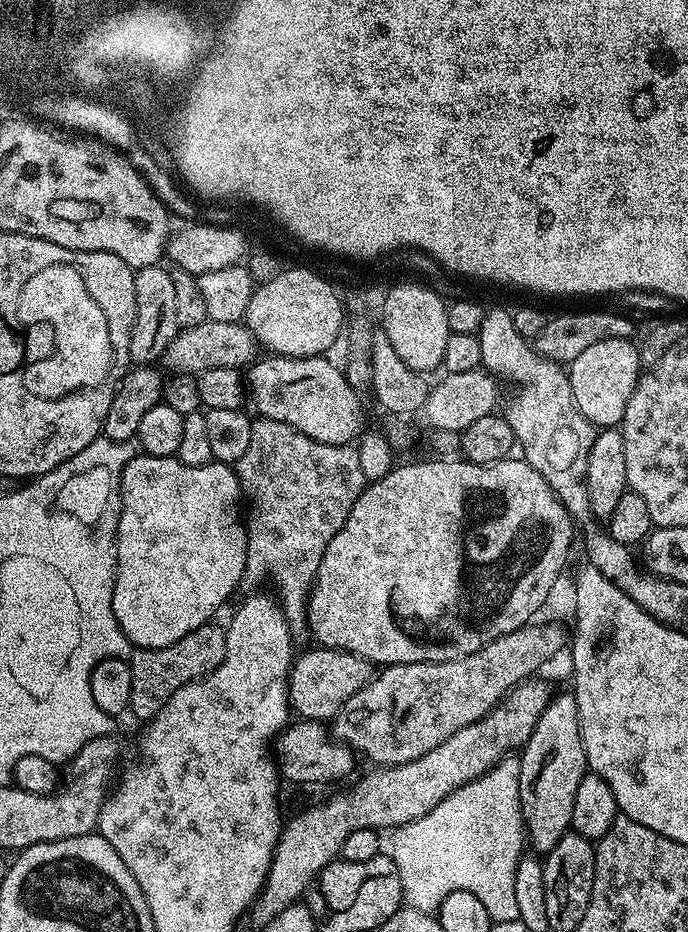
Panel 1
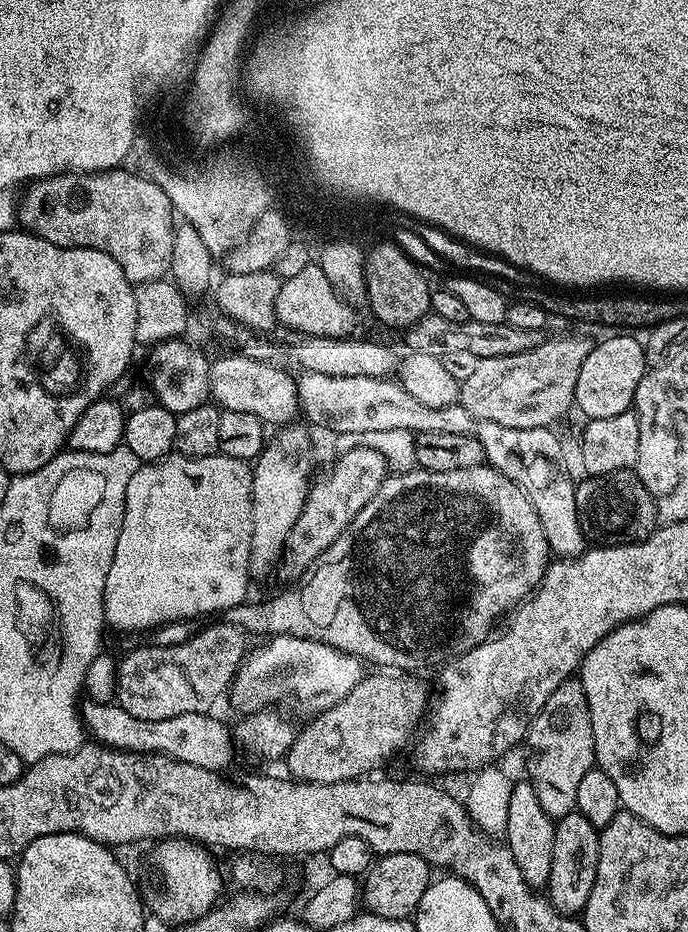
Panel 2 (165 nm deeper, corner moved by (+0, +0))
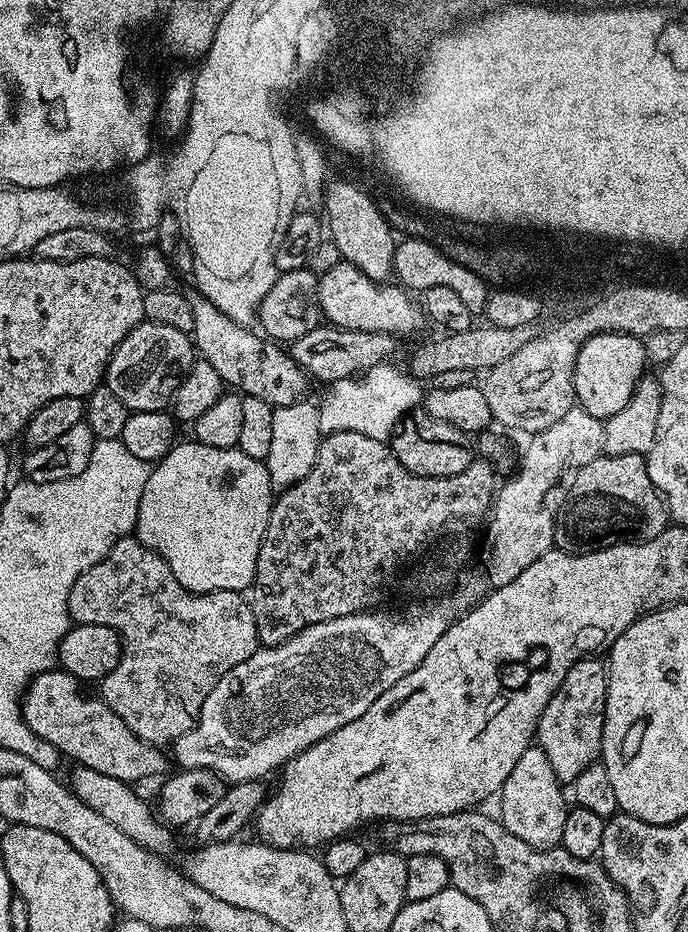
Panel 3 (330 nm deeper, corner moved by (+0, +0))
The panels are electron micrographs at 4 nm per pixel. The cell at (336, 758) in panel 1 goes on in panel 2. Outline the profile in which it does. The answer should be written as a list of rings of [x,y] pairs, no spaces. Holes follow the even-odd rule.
[[[88,700],[85,704],[83,701],[79,710],[87,735],[105,748],[117,748],[119,752],[150,752],[158,756],[168,756],[178,762],[190,762],[190,766],[227,769],[232,740],[234,744],[234,732],[222,721],[215,720],[215,715],[195,712],[178,714],[178,718],[147,720],[134,718],[134,714],[126,714],[126,710],[122,710],[115,702],[103,704],[100,700]]]

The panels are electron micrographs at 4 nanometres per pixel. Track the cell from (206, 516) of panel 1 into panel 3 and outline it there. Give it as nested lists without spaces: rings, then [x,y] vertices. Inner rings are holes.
[[[188,438],[188,441],[177,442],[172,445],[171,450],[163,458],[155,461],[150,478],[146,480],[146,490],[142,492],[142,502],[138,506],[138,518],[134,535],[141,540],[150,550],[154,550],[170,566],[174,578],[182,582],[182,586],[191,592],[238,592],[243,593],[251,589],[256,577],[256,567],[258,566],[258,550],[262,546],[262,538],[266,534],[266,526],[270,522],[270,510],[274,499],[274,485],[268,465],[258,458],[250,458],[250,454],[242,454],[240,448],[219,448],[218,446],[206,446],[197,444],[195,439]]]

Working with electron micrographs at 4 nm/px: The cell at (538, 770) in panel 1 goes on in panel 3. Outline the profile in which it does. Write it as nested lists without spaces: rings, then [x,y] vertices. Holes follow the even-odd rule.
[[[585,658],[573,666],[562,678],[562,686],[554,698],[542,710],[542,718],[536,727],[535,743],[550,758],[550,766],[561,785],[571,785],[586,770],[586,766],[600,760],[602,750],[602,726],[606,714],[608,693],[608,669],[600,658]]]

